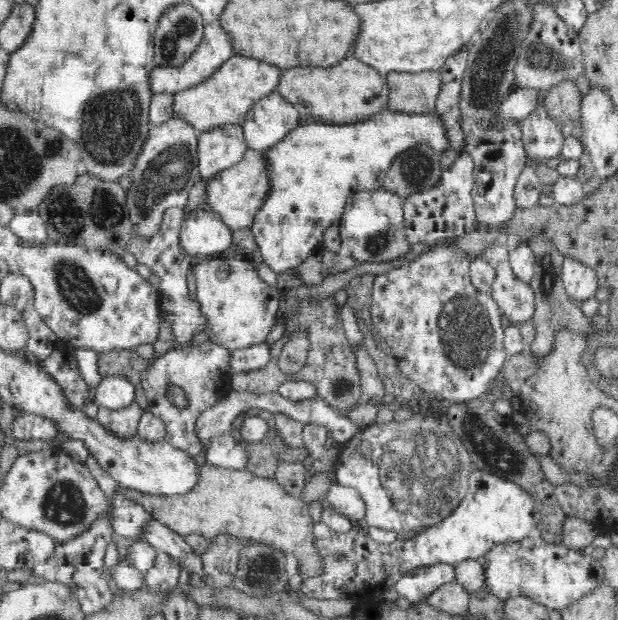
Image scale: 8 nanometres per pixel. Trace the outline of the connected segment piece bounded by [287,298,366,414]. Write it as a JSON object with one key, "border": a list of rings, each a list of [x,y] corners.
{"border":[[[332,298],[320,302],[318,306],[304,306],[300,314],[300,323],[310,329],[310,348],[307,361],[299,372],[287,375],[288,379],[302,381],[314,387],[314,396],[321,398],[330,408],[345,414],[366,401],[362,390],[360,369],[358,368],[358,355],[348,343],[342,320],[337,316],[333,307]]]}

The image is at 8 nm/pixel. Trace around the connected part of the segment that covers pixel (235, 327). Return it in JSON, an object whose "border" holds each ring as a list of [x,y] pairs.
{"border":[[[206,260],[208,262],[196,264],[193,273],[198,285],[196,296],[210,319],[210,340],[231,351],[266,341],[272,328],[279,324],[283,292],[276,290],[274,285],[258,279],[251,265],[242,260]]]}

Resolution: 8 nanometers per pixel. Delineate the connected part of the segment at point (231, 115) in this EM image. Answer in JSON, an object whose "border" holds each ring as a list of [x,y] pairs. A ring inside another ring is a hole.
{"border":[[[235,53],[213,76],[175,92],[174,114],[184,115],[198,132],[223,124],[244,124],[248,111],[264,96],[278,91],[286,70],[252,56]]]}

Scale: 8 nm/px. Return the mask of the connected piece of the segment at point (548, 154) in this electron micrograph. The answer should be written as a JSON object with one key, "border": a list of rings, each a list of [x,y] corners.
{"border":[[[540,104],[520,124],[525,148],[529,158],[541,159],[561,157],[566,140],[557,123],[547,117],[547,112]]]}

